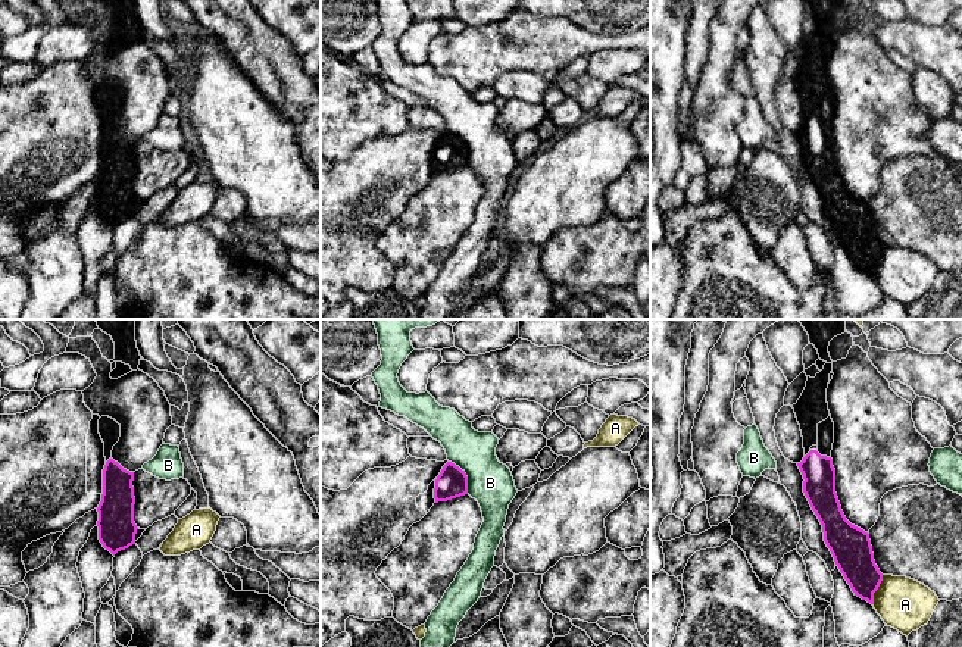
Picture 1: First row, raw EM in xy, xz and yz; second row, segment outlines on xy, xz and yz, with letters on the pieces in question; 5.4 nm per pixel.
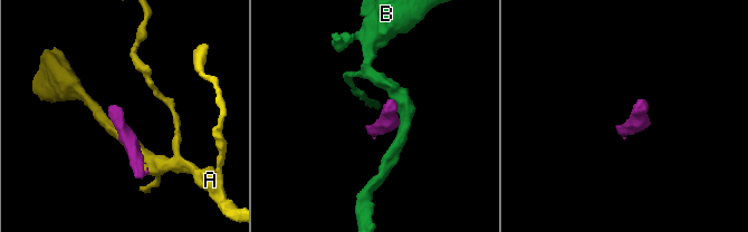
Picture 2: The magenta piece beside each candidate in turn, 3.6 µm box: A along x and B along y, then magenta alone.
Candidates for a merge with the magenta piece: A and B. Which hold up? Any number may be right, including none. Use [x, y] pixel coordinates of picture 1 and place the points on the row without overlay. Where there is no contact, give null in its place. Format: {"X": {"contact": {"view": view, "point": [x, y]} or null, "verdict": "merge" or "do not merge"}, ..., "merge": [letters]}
{"A": {"contact": {"view": "yz", "point": [877, 259]}, "verdict": "do not merge"}, "B": {"contact": {"view": "xz", "point": [465, 146]}, "verdict": "do not merge"}, "merge": []}

